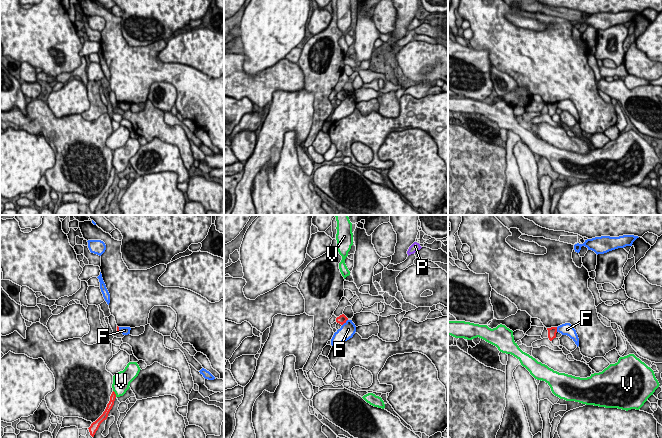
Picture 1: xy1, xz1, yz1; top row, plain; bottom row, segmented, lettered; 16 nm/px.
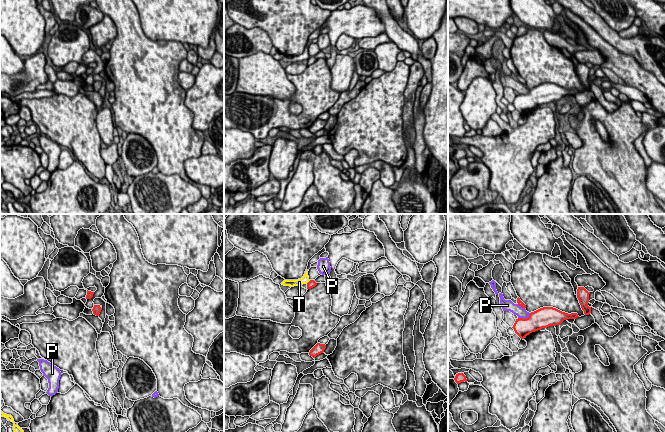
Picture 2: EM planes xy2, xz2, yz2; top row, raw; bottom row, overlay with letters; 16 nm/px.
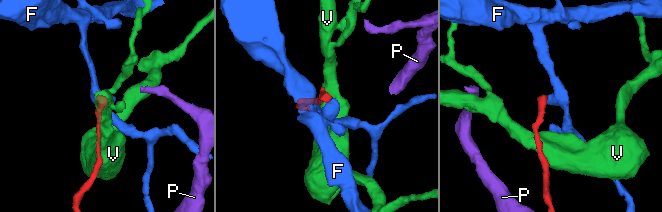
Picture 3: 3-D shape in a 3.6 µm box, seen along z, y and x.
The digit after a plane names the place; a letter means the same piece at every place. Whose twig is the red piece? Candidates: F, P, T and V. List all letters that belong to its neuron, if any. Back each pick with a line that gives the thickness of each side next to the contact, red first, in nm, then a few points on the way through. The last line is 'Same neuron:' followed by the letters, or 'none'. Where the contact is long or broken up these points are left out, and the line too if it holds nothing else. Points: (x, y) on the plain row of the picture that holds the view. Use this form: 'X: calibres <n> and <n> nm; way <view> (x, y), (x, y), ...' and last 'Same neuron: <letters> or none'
Same neuron: none

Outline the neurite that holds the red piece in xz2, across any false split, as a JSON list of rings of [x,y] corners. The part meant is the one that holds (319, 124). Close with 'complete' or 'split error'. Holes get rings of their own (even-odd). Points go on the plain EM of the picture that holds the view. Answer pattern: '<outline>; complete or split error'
[[[317,119],[309,128],[309,131],[312,132],[313,134],[315,134],[317,131],[321,130],[324,128],[326,124],[325,120],[320,120]]]; complete

